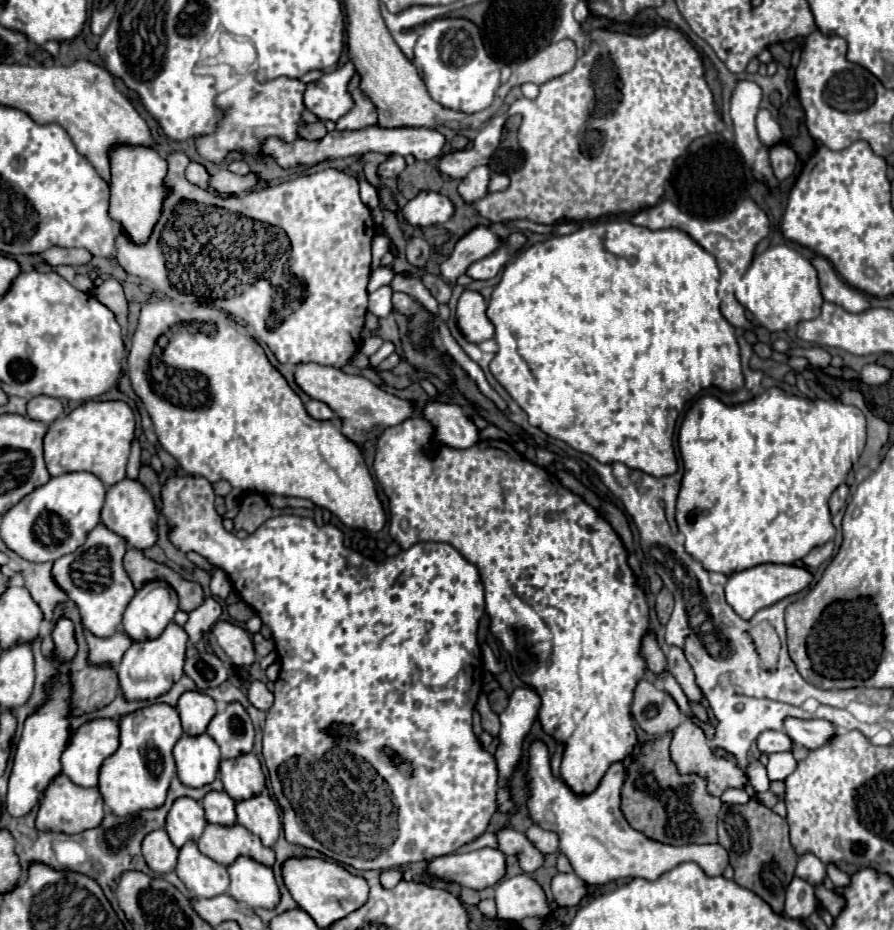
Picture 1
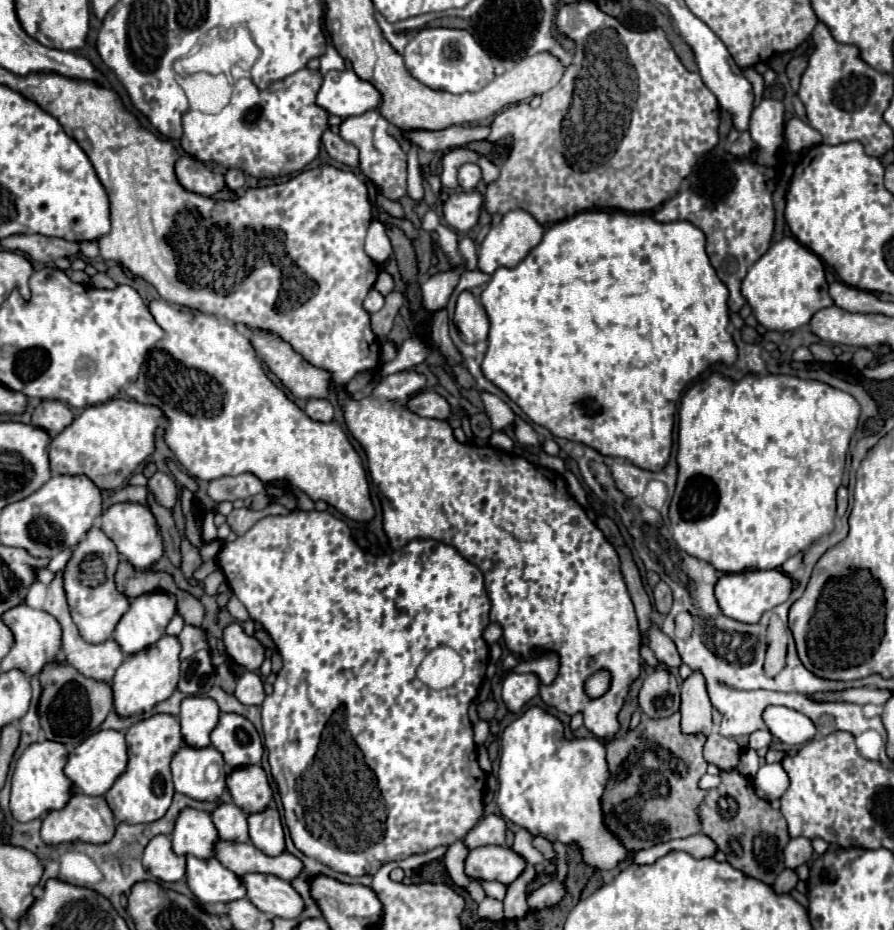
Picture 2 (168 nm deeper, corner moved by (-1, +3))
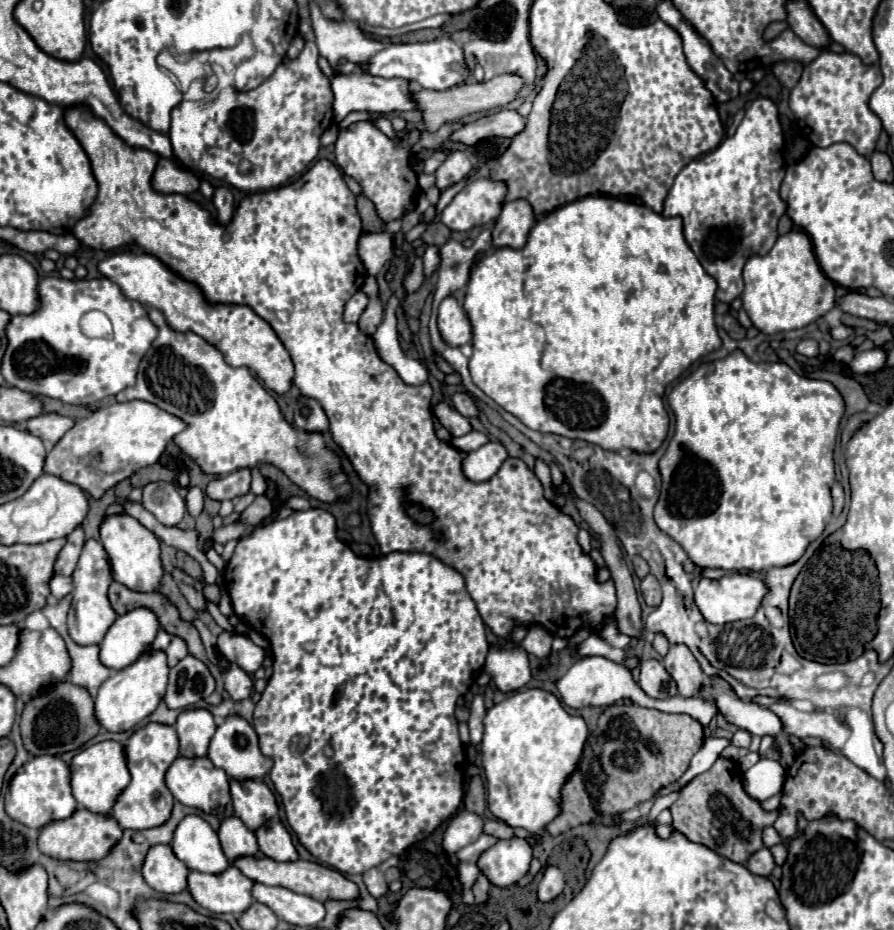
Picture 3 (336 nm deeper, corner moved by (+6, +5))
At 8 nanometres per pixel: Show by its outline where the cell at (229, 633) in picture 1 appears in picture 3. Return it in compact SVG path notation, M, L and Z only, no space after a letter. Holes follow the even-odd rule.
M222 631L218 635L218 649L228 661L236 663L246 673L254 673L264 661L264 649L262 647L254 645L250 637L236 635L230 631Z

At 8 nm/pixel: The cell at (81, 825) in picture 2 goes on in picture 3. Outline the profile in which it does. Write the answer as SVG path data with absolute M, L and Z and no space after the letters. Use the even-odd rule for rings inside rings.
M78 807L72 817L64 821L50 821L40 829L38 847L42 853L56 859L76 859L76 861L98 861L110 853L110 849L120 841L122 827L114 817L100 817L100 813L88 813L88 809Z

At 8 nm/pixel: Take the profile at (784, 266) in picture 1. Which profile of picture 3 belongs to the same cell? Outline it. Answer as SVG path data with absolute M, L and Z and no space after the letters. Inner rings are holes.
M806 233L780 235L768 255L754 255L746 261L742 303L754 327L768 335L806 327L834 307L834 283L820 271Z

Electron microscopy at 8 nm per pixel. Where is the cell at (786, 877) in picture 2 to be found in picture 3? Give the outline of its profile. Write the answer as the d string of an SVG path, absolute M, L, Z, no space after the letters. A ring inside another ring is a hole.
M760 849L756 855L750 857L750 861L746 863L746 867L754 873L754 875L760 875L760 877L770 877L776 863L774 863L774 857L770 853L770 849Z

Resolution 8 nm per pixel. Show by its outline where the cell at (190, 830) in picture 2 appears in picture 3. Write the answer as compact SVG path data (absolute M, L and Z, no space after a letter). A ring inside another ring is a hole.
M186 815L172 837L172 851L188 869L202 873L220 873L228 867L228 859L220 849L216 831L200 815Z

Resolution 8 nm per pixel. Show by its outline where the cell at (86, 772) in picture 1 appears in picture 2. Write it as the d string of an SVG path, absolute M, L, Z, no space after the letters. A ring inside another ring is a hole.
M97 731L91 737L87 737L79 747L75 747L69 755L69 761L65 765L65 775L73 781L75 789L83 795L105 795L113 783L119 779L119 775L127 767L127 745L125 735L119 731Z

